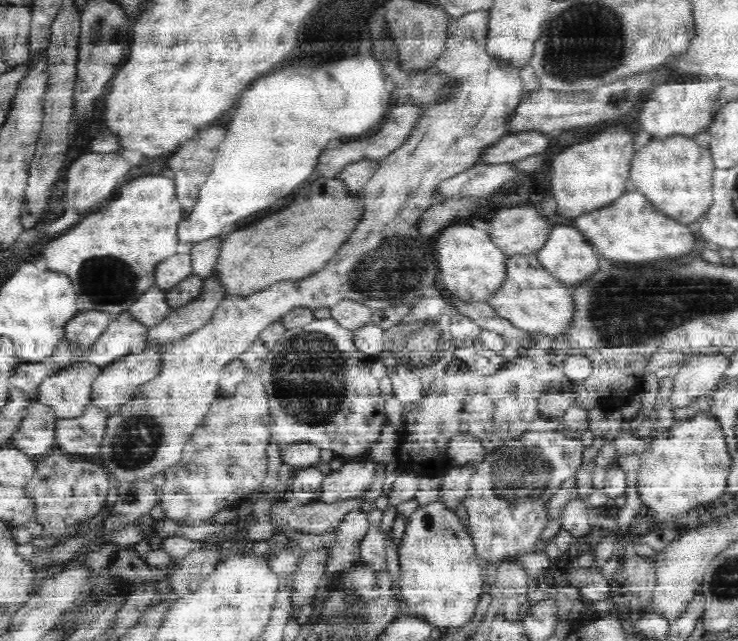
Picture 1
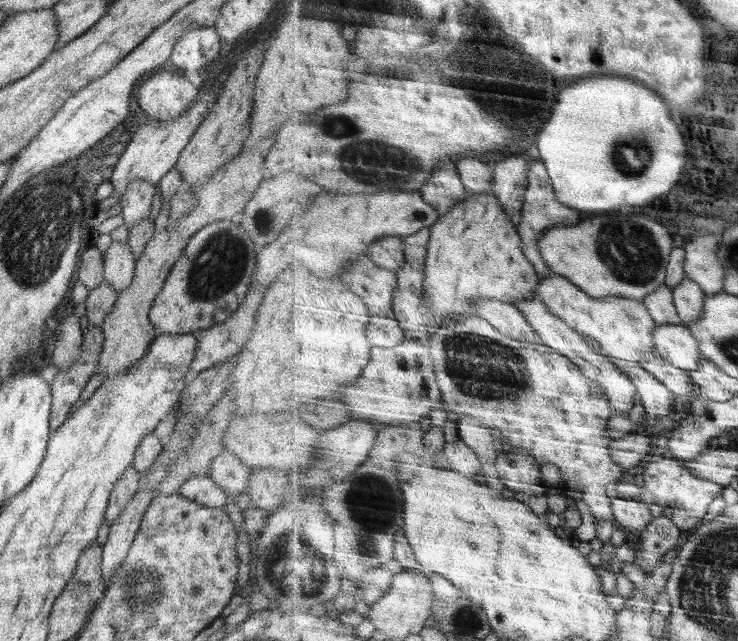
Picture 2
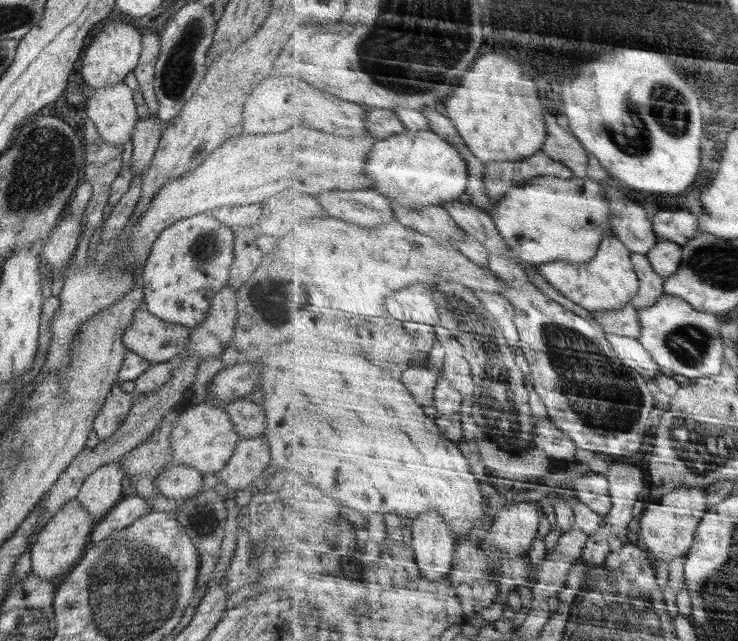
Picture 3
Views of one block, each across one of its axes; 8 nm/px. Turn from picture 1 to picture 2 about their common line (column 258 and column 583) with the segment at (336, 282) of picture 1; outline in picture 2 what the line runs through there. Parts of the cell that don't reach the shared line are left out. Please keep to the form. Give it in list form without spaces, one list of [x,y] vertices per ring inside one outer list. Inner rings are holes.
[[[556,274],[543,279],[538,295],[546,301],[553,314],[564,319],[588,342],[592,339],[599,346],[598,352],[610,358],[616,357],[640,363],[646,357],[658,354],[655,331],[659,328],[659,324],[644,301],[620,298],[599,299],[588,294],[568,277]]]

